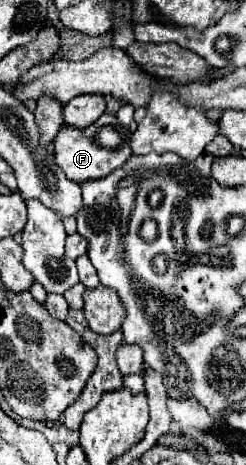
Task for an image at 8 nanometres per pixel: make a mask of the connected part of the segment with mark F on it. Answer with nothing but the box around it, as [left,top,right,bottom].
[54,113,132,183]

